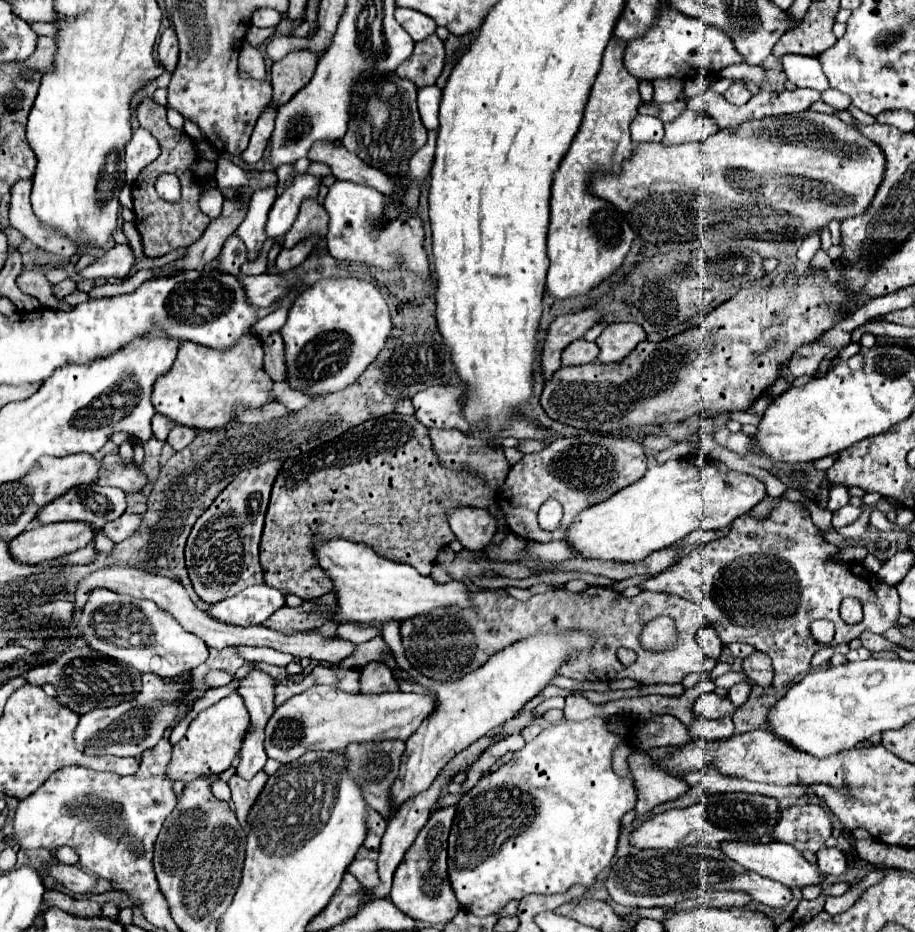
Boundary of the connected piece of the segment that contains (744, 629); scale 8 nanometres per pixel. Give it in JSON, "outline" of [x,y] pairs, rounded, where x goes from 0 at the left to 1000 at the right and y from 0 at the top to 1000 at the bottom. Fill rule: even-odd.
{"outline":[[[856,536],[851,539],[849,545],[845,545],[838,558],[823,558],[821,552],[808,554],[808,558],[799,562],[799,569],[790,579],[775,582],[766,586],[764,592],[760,590],[746,597],[733,612],[707,620],[703,627],[698,627],[698,631],[709,635],[729,635],[733,639],[744,639],[749,644],[768,650],[770,663],[784,676],[790,691],[814,689],[843,704],[847,717],[845,738],[856,740],[864,730],[869,730],[869,725],[886,719],[886,706],[897,695],[897,691],[891,689],[884,676],[889,665],[904,663],[913,667],[913,685],[908,693],[915,693],[915,691],[928,691],[930,687],[939,685],[945,676],[965,680],[983,663],[983,637],[978,635],[978,629],[967,627],[958,616],[950,614],[943,605],[928,603],[923,612],[913,601],[908,601],[917,590],[919,590],[917,586],[902,582],[893,564],[886,560],[884,549],[875,541]],[[923,639],[937,642],[943,650],[943,665],[934,672],[928,672],[917,663],[917,648]]]}

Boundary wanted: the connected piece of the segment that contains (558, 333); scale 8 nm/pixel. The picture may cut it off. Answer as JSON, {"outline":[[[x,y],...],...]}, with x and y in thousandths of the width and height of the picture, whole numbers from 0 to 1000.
{"outline":[[[637,333],[631,337],[617,337],[611,339],[600,352],[591,376],[591,397],[596,410],[602,408],[604,399],[611,397],[611,384],[613,378],[631,363],[635,363],[650,345],[655,343],[655,337],[650,333]]]}

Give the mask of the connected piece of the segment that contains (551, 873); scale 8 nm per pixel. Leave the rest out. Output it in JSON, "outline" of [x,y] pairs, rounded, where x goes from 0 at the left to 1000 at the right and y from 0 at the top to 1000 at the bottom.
{"outline":[[[646,770],[639,775],[615,775],[611,779],[602,779],[593,788],[589,788],[583,796],[576,796],[576,800],[572,805],[567,805],[552,822],[528,833],[523,837],[523,841],[502,858],[495,888],[491,895],[491,923],[489,923],[491,931],[489,931],[489,936],[491,936],[493,953],[499,961],[499,966],[510,979],[515,979],[519,983],[534,983],[534,981],[545,979],[556,966],[569,966],[576,959],[617,959],[626,948],[637,948],[642,953],[646,953],[650,948],[650,942],[659,936],[659,931],[666,929],[666,925],[672,916],[679,876],[685,869],[694,867],[694,861],[696,861],[690,833],[677,835],[668,824],[668,809],[670,809],[672,800],[681,794],[685,794],[685,792],[668,788],[663,783],[661,770]]]}

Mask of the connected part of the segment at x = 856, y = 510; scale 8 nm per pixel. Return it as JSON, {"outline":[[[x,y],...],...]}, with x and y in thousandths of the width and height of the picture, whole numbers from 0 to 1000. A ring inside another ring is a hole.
{"outline":[[[926,541],[926,543],[917,545],[915,549],[910,549],[910,567],[919,567],[919,564],[932,562],[939,556],[939,552],[941,552],[941,545],[939,543]]]}

